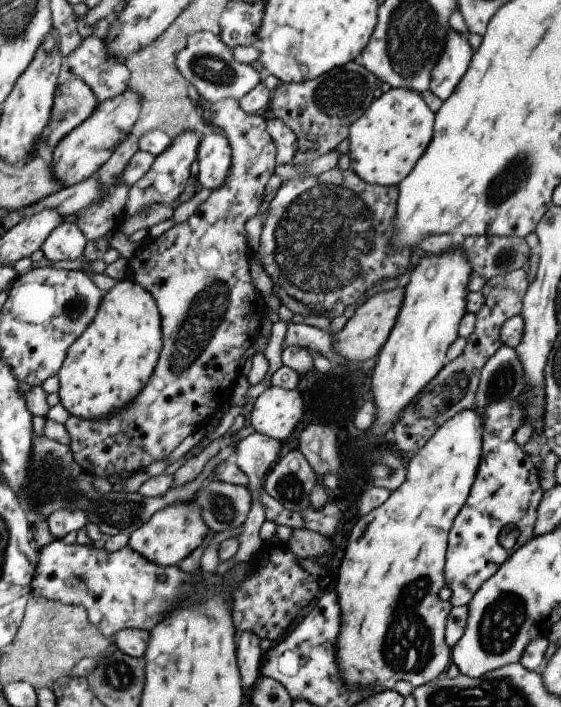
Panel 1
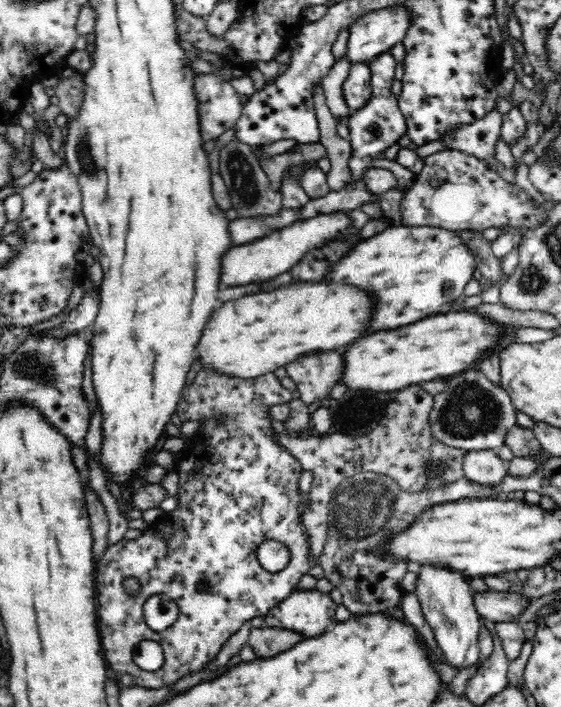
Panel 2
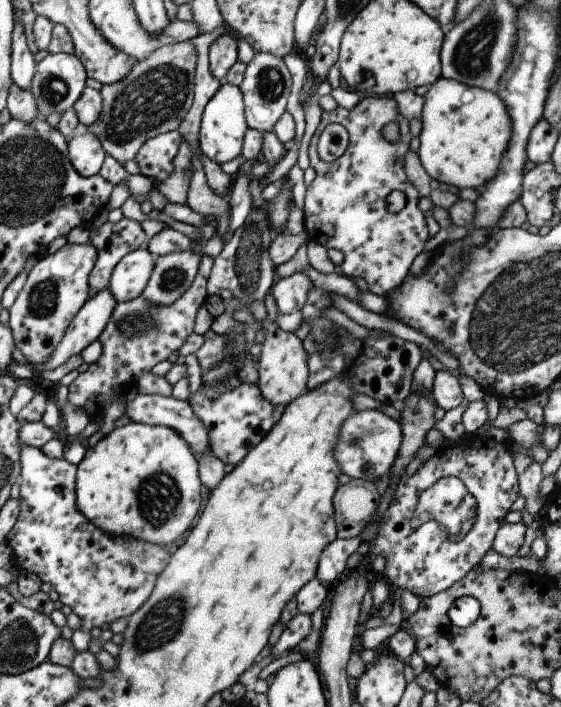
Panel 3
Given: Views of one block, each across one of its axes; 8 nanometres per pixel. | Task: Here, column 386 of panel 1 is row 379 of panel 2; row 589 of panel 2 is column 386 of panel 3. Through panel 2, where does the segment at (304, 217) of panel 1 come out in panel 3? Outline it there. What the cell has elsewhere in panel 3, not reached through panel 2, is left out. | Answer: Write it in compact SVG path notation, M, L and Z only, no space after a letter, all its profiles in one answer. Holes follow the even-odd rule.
M360 95L360 100L352 110L336 107L333 112L322 112L321 120L308 146L309 167L315 171L315 179L306 187L303 204L303 226L308 241L322 245L326 250L333 248L343 254L339 268L343 275L351 280L361 278L367 284L367 290L374 295L384 297L397 289L408 276L411 264L417 254L424 252L424 244L430 238L422 214L423 202L417 190L409 183L404 174L404 154L412 138L408 121L399 114L391 96L375 97ZM388 122L396 122L399 127L399 141L387 142L381 136L381 128ZM338 123L348 133L348 146L342 156L334 162L325 163L316 152L318 136L327 124ZM392 190L405 194L405 207L396 214L386 210L386 195Z

